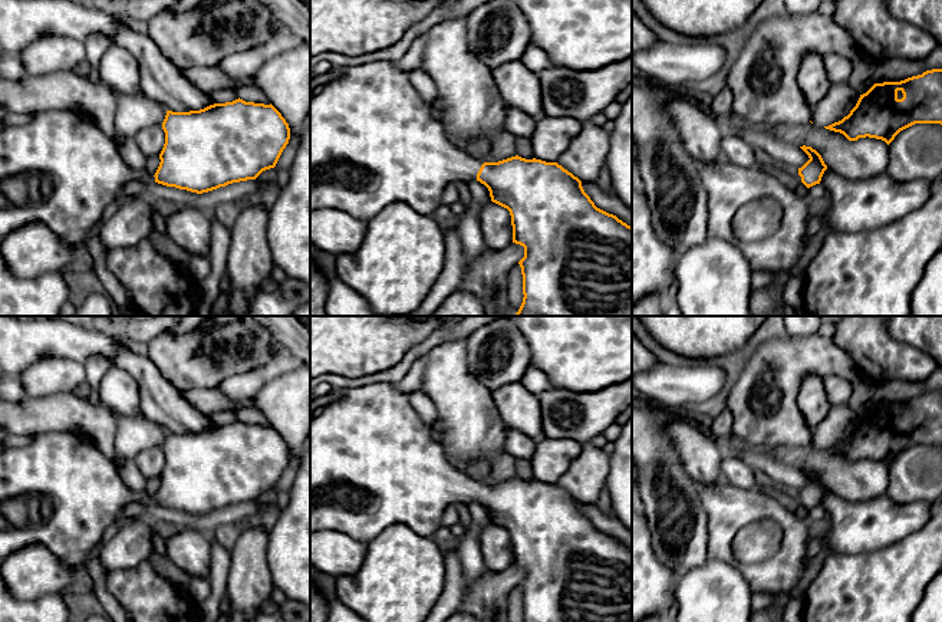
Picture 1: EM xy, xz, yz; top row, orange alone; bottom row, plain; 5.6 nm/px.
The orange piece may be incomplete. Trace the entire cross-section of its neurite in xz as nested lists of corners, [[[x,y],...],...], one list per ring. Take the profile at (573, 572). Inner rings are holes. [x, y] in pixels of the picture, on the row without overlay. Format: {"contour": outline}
{"contour": [[[386,382],[342,389],[342,396],[323,407],[322,412],[310,421],[310,533],[335,530],[355,540],[370,543],[389,526],[402,524],[419,536],[432,537],[441,527],[441,516],[448,506],[455,503],[470,504],[471,501],[484,506],[490,513],[491,523],[510,533],[513,565],[524,569],[524,579],[518,583],[523,596],[523,622],[632,622],[632,549],[616,537],[597,530],[584,514],[582,503],[557,484],[526,481],[518,477],[498,484],[484,484],[471,478],[447,458],[432,427],[424,424],[412,408],[409,394],[399,392]]]}

